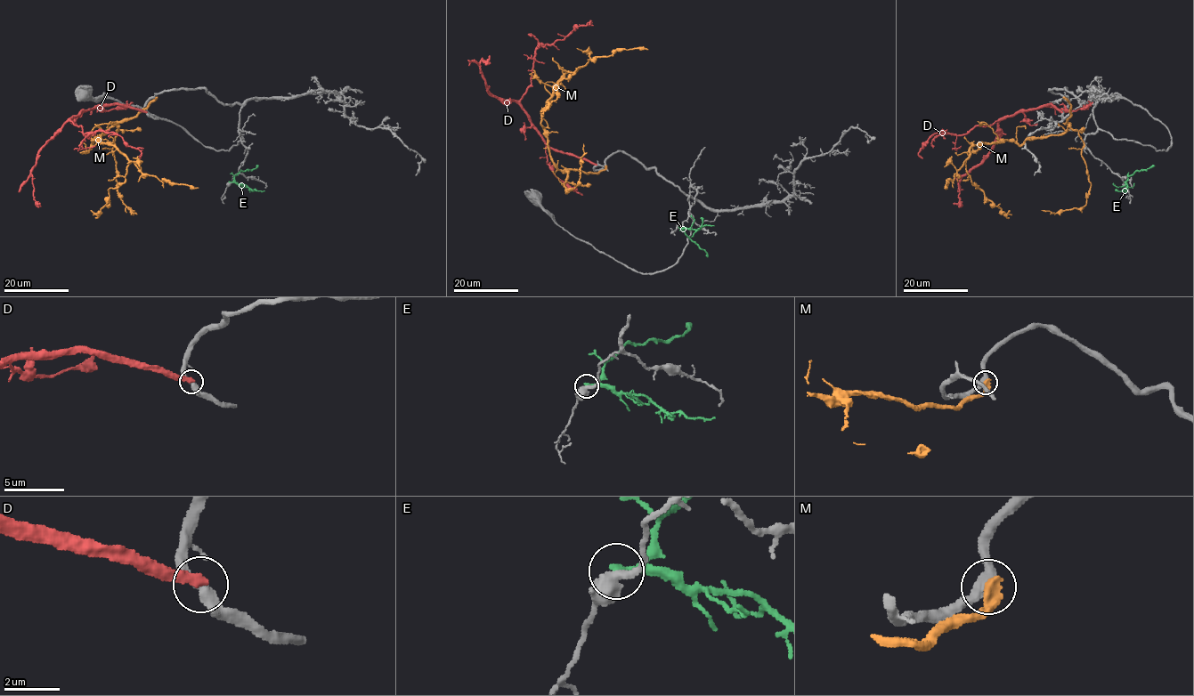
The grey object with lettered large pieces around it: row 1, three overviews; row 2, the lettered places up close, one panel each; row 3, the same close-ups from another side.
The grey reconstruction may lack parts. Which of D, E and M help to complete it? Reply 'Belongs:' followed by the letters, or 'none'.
Belongs: none

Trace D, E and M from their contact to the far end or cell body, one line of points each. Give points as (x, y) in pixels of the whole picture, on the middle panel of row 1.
D: (596, 164), (552, 149), (520, 101), (531, 84), (534, 52), (563, 39), (580, 26), (590, 20), (589, 25)
E: (679, 227), (708, 256)
M: (605, 166), (597, 173), (560, 170), (540, 123), (553, 86), (579, 68), (558, 83), (558, 96), (540, 112)

